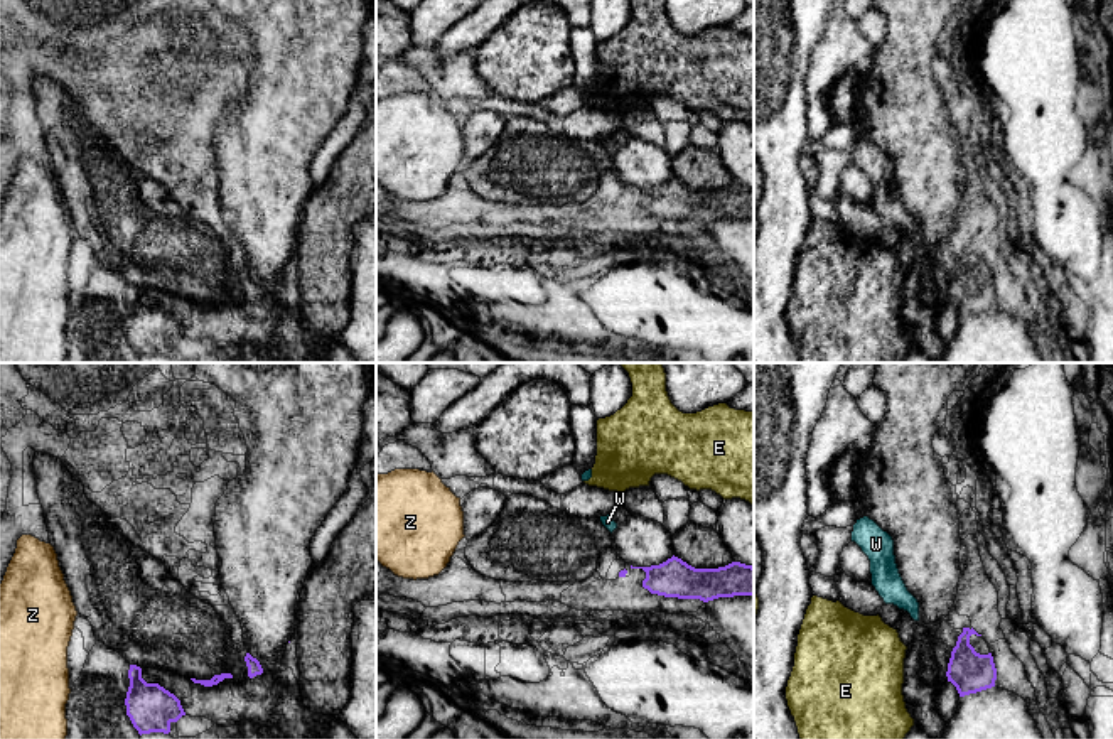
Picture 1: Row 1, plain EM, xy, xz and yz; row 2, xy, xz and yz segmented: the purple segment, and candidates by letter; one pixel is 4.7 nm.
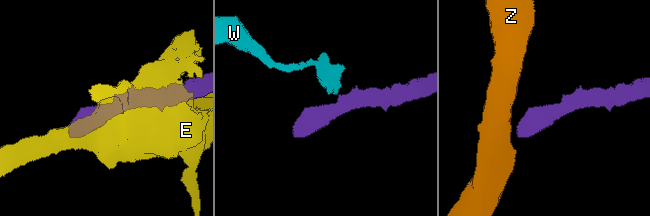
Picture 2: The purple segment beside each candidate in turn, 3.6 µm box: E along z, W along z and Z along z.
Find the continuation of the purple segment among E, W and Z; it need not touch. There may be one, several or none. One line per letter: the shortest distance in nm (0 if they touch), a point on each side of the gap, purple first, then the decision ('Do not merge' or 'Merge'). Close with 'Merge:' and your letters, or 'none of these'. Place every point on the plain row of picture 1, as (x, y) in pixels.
E: Distance 200 nm. Across: yz (946, 294), (903, 294). Do not merge
W: Distance 190 nm. Across: xz (631, 188), (611, 154). Do not merge
Z: Distance 260 nm. Across: xy (125, 321), (69, 314). Do not merge
Merge: none of these

